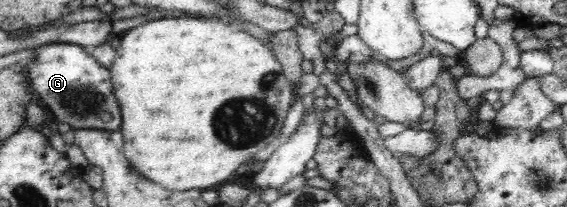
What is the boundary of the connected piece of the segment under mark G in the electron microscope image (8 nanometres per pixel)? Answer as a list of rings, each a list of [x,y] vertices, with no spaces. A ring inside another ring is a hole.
[[[51,43],[44,44],[43,46],[38,46],[32,48],[35,53],[34,61],[25,64],[26,66],[26,74],[29,74],[29,79],[31,86],[35,88],[35,97],[36,100],[39,101],[41,106],[46,106],[46,109],[49,112],[49,116],[51,120],[56,122],[65,122],[65,124],[69,124],[70,128],[94,128],[95,130],[107,130],[107,131],[119,131],[122,123],[122,116],[120,113],[120,104],[117,101],[116,95],[114,94],[114,88],[112,87],[112,78],[111,73],[108,67],[101,66],[97,59],[93,55],[90,55],[85,51],[84,47],[78,44],[69,44],[69,43]]]

